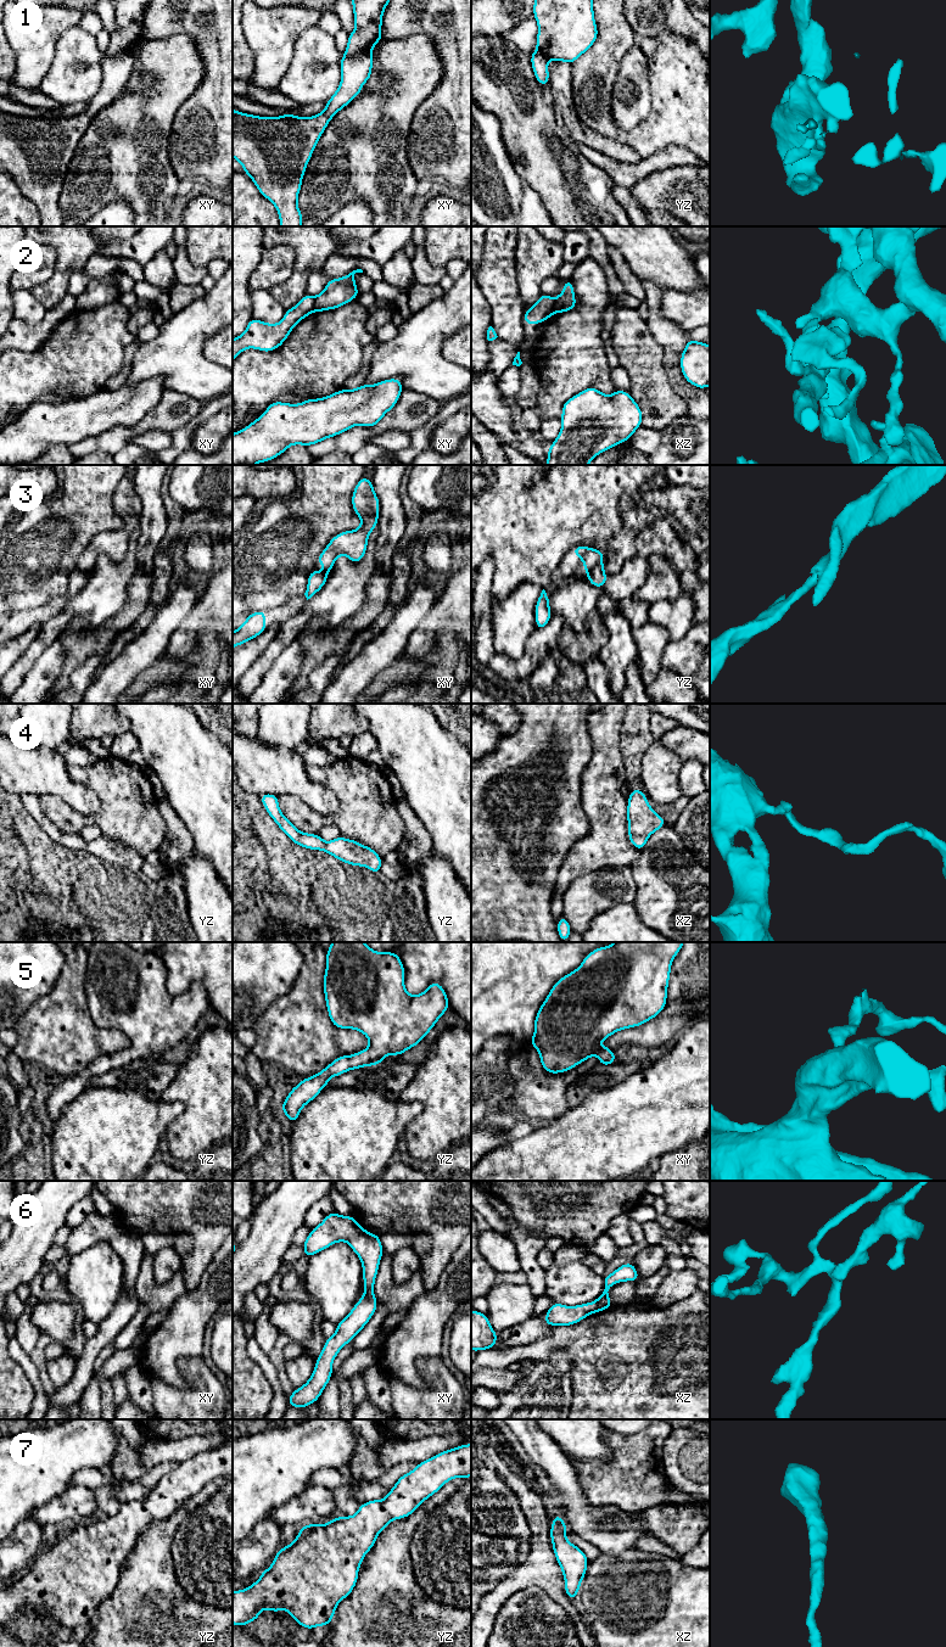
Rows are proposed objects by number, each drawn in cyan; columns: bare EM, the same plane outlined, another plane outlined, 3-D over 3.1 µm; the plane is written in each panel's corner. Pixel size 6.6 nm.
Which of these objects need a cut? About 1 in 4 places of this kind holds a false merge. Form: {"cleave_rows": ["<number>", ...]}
{"cleave_rows": ["1", "2", "3"]}

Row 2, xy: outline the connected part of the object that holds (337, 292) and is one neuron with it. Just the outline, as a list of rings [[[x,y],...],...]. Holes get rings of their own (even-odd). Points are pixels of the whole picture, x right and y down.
[[[353,270],[341,279],[329,279],[324,291],[314,297],[317,312],[336,309],[357,298],[359,291],[354,281],[356,273],[363,273],[363,270]]]

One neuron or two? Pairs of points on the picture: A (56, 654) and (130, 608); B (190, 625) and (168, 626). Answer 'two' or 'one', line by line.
A: two
B: two

